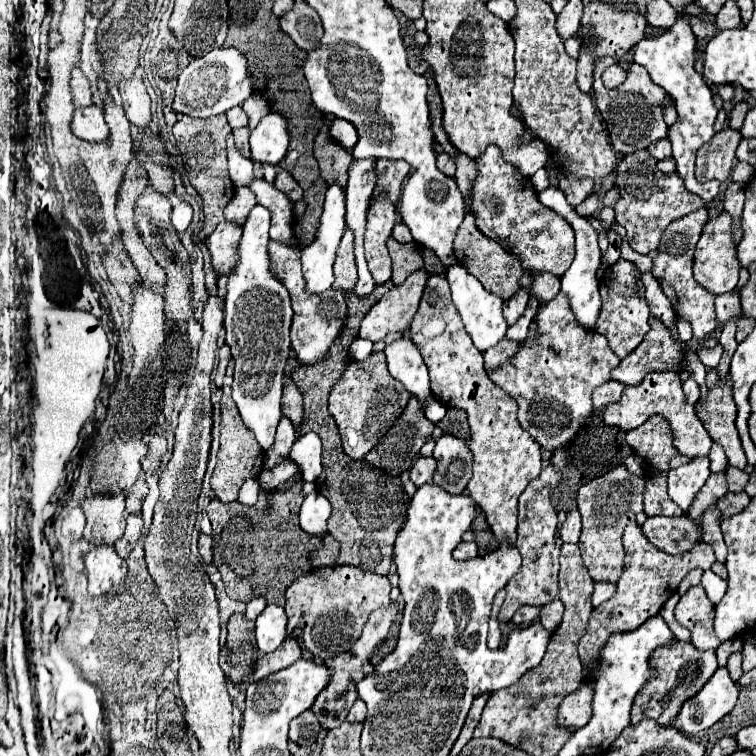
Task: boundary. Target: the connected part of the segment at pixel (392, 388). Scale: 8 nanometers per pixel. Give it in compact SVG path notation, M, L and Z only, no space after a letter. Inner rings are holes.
M375 352L363 362L351 362L329 394L329 412L337 422L343 452L355 460L363 458L405 410L409 398L411 394L399 380L389 376L383 352Z

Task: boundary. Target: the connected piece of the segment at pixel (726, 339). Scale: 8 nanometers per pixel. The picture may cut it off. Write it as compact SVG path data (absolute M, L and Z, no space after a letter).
M729 320L727 324L723 324L723 330L721 330L721 336L719 336L719 342L721 342L721 346L725 348L725 352L723 352L721 364L719 364L719 368L717 368L719 374L727 374L727 370L729 370L731 356L733 356L733 352L735 352L735 348L737 348L737 342L735 342L735 330L737 330L735 320Z

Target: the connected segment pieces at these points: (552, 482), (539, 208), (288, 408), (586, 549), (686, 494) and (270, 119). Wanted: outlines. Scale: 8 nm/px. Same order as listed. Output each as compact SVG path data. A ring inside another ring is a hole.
M547 466L539 478L531 480L531 484L523 490L519 496L519 528L517 528L517 550L523 558L523 564L519 572L507 582L507 598L499 610L499 622L509 622L515 610L523 604L531 606L543 606L551 602L553 598L559 596L559 586L557 586L557 572L559 572L559 548L555 544L557 536L557 512L551 504L551 490L559 484L561 472L553 466Z
M489 144L481 156L475 158L477 176L471 188L469 208L475 212L475 226L491 240L499 242L507 252L519 258L521 268L529 272L549 272L555 276L565 274L575 256L575 238L571 226L545 208L537 200L535 190L529 188L529 180L503 160L497 144Z
M289 378L289 382L283 386L283 400L281 400L281 410L283 414L293 422L295 430L299 432L299 424L303 418L303 398L295 382Z
M617 466L609 474L595 478L591 484L579 488L577 494L579 512L583 516L583 530L579 538L581 558L589 576L595 582L617 582L623 572L623 530L629 522L637 518L643 510L643 478L633 476L625 470L625 466Z
M707 456L693 458L691 464L669 470L669 496L675 504L687 510L693 502L693 496L701 490L710 474L710 460Z
M267 114L251 132L251 160L277 166L289 146L287 124L279 114Z

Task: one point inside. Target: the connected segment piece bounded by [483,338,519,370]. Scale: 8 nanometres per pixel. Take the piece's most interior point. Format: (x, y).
(506, 348)

